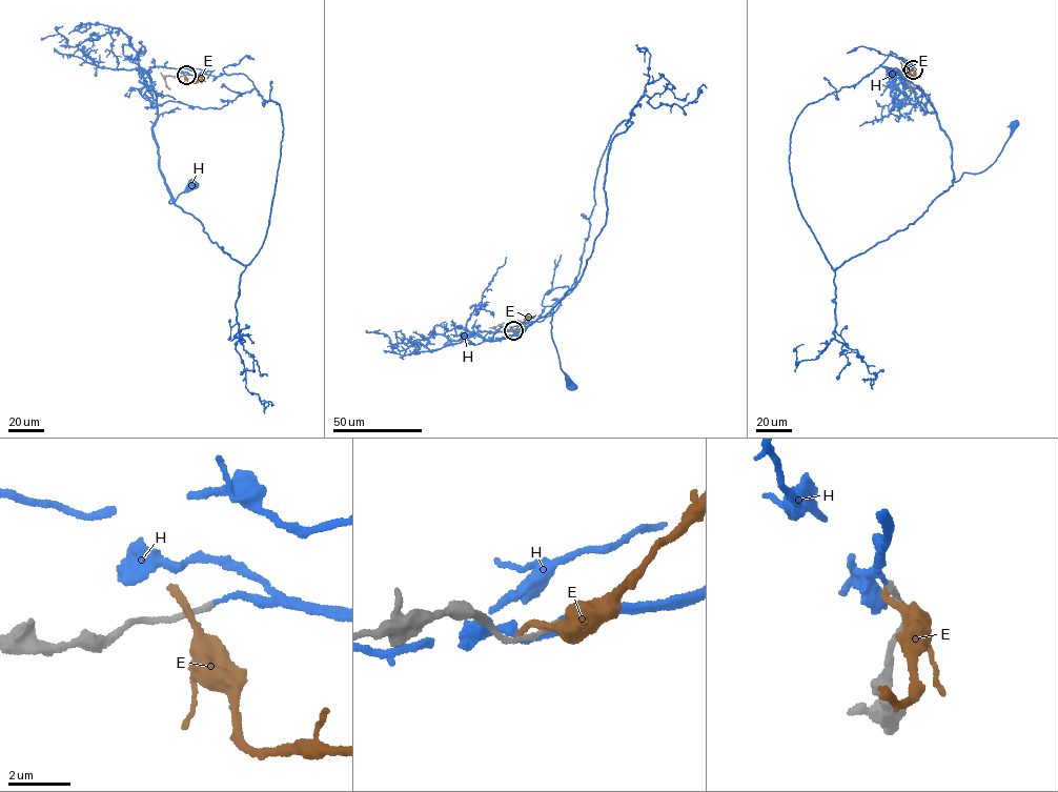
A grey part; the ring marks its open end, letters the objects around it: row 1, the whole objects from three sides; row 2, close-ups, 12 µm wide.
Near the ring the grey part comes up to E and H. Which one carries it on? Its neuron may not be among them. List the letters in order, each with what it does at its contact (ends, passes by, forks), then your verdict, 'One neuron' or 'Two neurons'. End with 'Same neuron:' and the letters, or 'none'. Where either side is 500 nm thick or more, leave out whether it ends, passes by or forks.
E: It ends there. Two neurons
H: It ends there. One neuron
Same neuron: H

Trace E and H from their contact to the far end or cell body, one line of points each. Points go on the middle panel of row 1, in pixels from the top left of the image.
E: (512, 330), (526, 318), (523, 322), (530, 324)
H: (513, 330), (573, 289), (601, 161), (632, 121), (611, 143), (605, 225), (553, 308), (570, 384)

